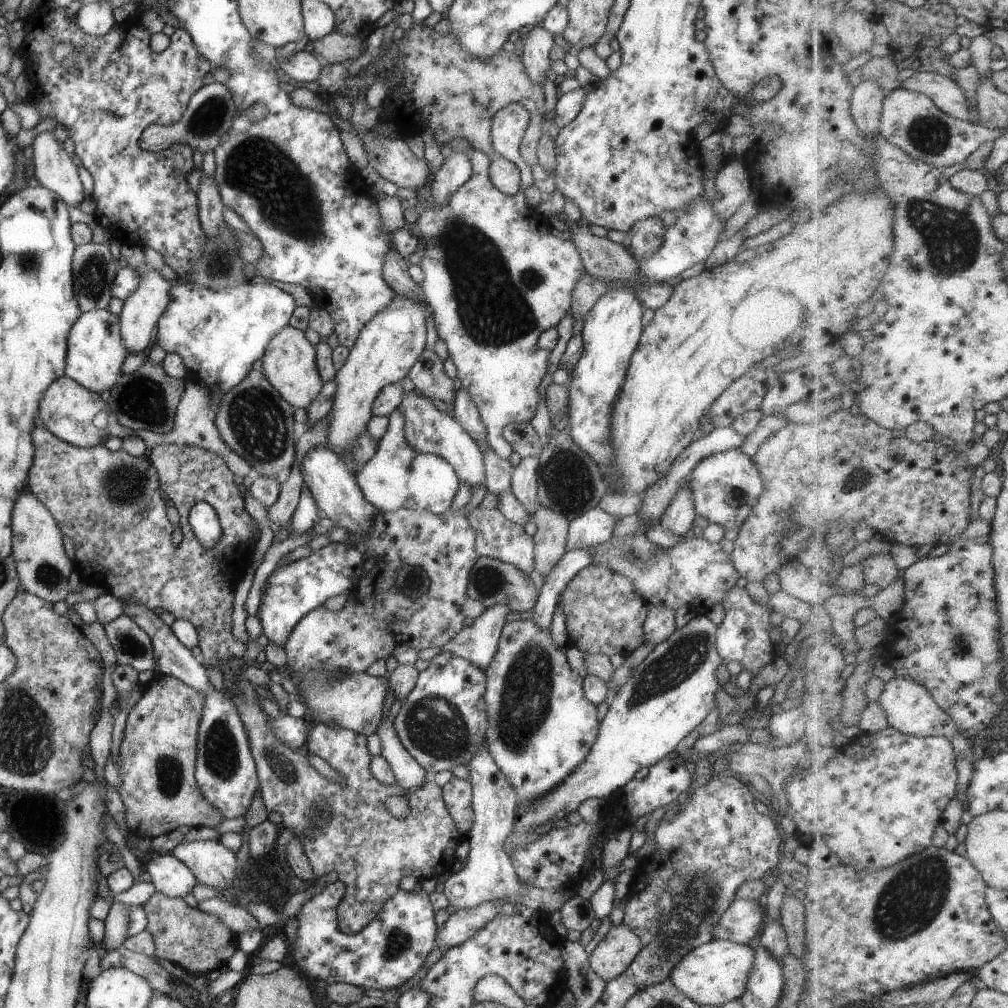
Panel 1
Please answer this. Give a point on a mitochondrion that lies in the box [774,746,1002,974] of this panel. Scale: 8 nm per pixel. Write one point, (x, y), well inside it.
(909, 902)

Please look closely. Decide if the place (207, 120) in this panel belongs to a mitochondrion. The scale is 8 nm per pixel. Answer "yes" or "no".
yes

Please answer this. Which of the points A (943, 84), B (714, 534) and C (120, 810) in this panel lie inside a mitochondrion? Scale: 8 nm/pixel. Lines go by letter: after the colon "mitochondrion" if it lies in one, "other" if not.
A: other
B: other
C: other

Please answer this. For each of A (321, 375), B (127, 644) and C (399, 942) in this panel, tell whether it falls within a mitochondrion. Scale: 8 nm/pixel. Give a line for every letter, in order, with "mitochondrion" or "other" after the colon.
A: other
B: mitochondrion
C: mitochondrion

